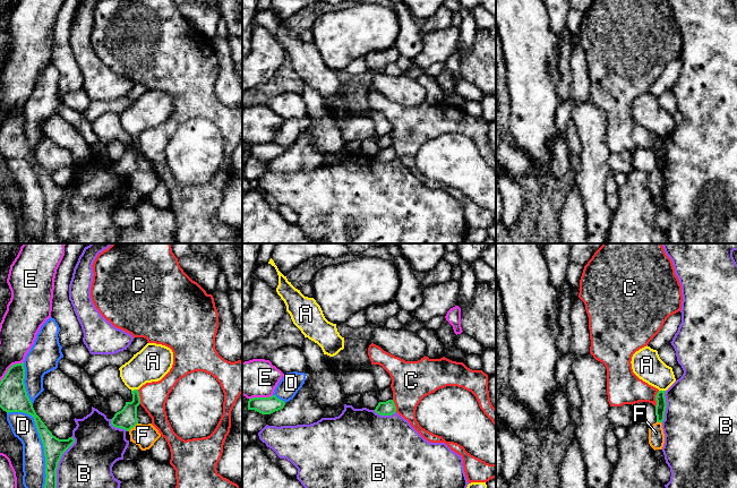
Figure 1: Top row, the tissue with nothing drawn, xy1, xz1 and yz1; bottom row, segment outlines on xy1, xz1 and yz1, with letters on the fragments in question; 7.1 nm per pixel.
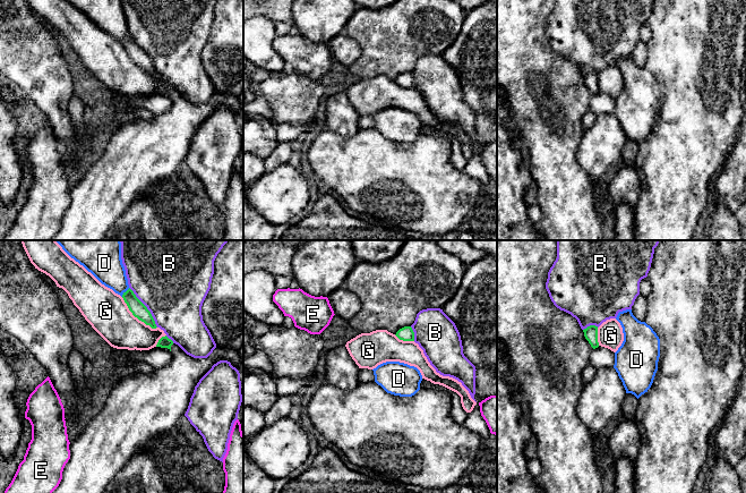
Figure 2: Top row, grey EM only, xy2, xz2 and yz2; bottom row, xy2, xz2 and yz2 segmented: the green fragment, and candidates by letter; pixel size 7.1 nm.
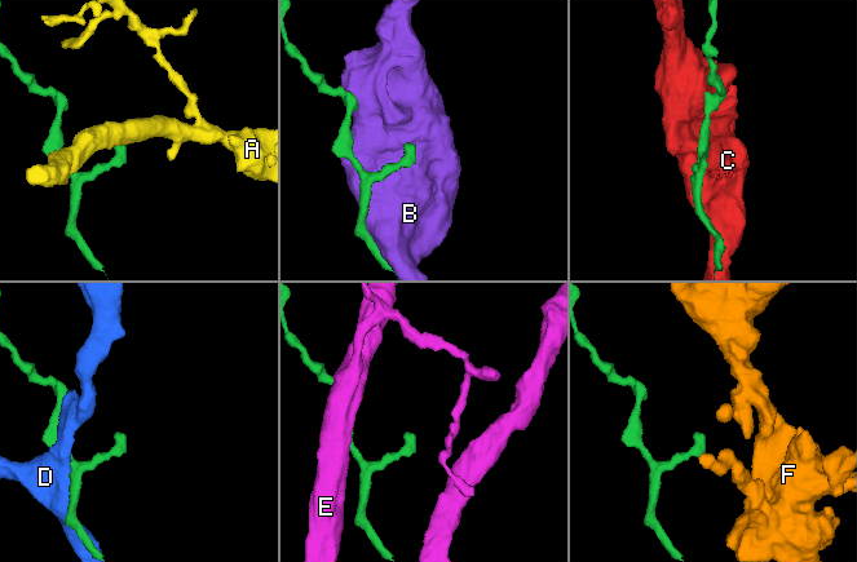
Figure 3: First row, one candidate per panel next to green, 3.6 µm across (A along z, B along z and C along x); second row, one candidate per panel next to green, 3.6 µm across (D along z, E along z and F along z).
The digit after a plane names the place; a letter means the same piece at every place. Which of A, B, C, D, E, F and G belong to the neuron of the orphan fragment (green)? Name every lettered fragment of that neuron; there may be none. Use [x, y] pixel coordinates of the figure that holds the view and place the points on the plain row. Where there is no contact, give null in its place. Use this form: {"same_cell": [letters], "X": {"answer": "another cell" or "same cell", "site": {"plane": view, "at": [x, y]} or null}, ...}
{"same_cell": [], "A": {"answer": "another cell", "site": {"plane": "xy1", "at": [134, 136]}}, "B": {"answer": "another cell", "site": {"plane": "xy1", "at": [57, 213]}}, "C": {"answer": "another cell", "site": {"plane": "yz1", "at": [656, 145]}}, "D": {"answer": "another cell", "site": {"plane": "xy1", "at": [43, 191]}}, "E": {"answer": "another cell", "site": {"plane": "xy1", "at": [9, 114]}}, "F": {"answer": "another cell", "site": {"plane": "xy1", "at": [133, 173]}}, "G": {"answer": "another cell", "site": {"plane": "xy2", "at": [136, 62]}}}

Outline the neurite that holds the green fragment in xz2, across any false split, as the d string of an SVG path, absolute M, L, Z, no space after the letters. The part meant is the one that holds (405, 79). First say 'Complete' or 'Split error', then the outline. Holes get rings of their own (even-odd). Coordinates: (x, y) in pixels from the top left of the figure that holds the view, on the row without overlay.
Complete. M411 73L400 75L395 82L403 87L414 87L414 78Z

